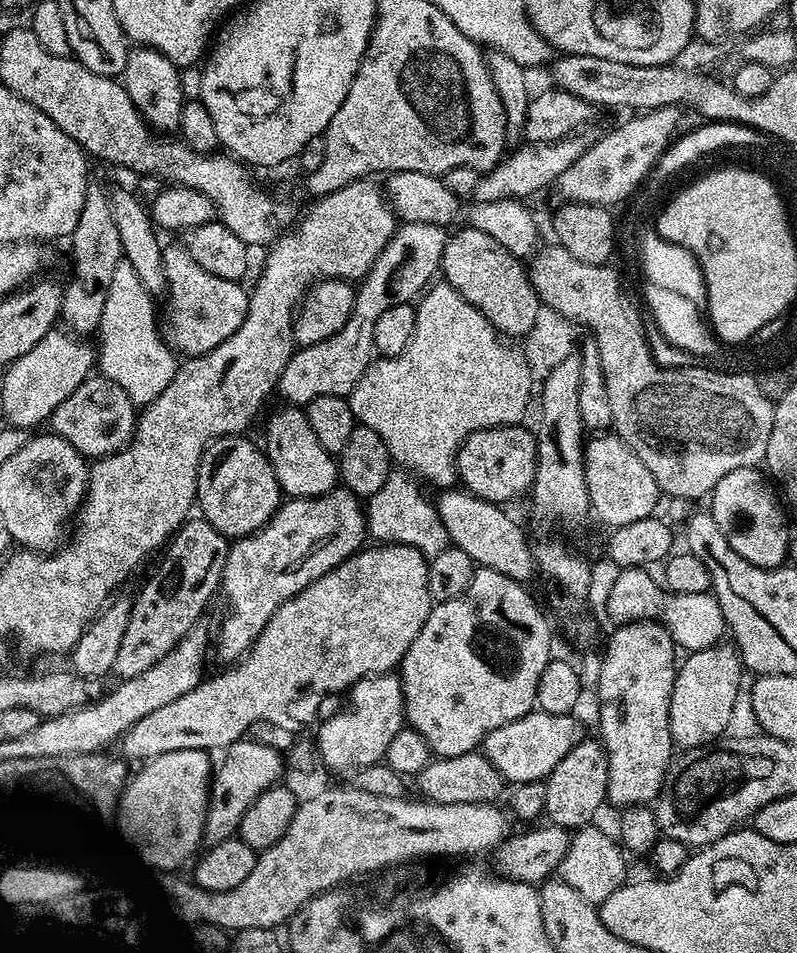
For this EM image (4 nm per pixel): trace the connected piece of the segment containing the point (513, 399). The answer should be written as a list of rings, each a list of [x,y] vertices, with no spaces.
[[[443,282],[437,284],[437,288],[435,286],[429,287],[419,301],[416,308],[416,330],[412,335],[410,346],[406,346],[406,350],[401,356],[385,356],[373,359],[347,397],[350,410],[356,416],[357,421],[361,424],[370,425],[372,429],[379,433],[386,442],[386,446],[396,451],[395,463],[406,466],[407,471],[412,474],[415,474],[419,468],[443,470],[447,473],[457,463],[460,445],[472,432],[481,432],[483,428],[499,428],[503,425],[519,425],[524,420],[522,419],[523,416],[528,412],[527,370],[516,361],[515,356],[508,349],[500,345],[499,338],[501,339],[501,337],[498,335],[497,329],[492,327],[492,323],[473,304],[466,302],[466,298],[458,295],[449,284]]]

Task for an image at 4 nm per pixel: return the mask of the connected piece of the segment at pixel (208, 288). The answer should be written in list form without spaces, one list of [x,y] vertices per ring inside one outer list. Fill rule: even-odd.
[[[164,248],[164,288],[168,292],[168,321],[163,321],[162,335],[169,345],[181,357],[195,358],[213,352],[218,345],[226,342],[240,329],[248,317],[249,293],[240,289],[235,280],[218,278],[218,274],[210,274],[210,270],[202,270],[194,258],[190,258],[187,248]]]

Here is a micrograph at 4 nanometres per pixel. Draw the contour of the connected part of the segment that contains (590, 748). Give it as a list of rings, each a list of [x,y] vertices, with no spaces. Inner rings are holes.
[[[581,742],[558,762],[558,766],[546,778],[547,819],[559,828],[579,830],[591,825],[596,811],[608,800],[608,753],[599,743]]]

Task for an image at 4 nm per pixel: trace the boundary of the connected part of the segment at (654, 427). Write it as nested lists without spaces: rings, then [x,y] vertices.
[[[556,242],[553,248],[544,248],[539,252],[540,249],[530,260],[530,275],[532,277],[532,285],[536,288],[536,293],[540,295],[541,301],[547,307],[553,308],[557,312],[558,316],[564,316],[569,322],[581,320],[582,323],[588,324],[593,338],[596,339],[593,340],[594,347],[596,347],[600,355],[600,365],[602,366],[606,392],[609,394],[610,409],[613,411],[612,423],[614,425],[615,435],[636,453],[636,457],[646,466],[646,470],[650,470],[650,474],[654,474],[656,484],[659,485],[661,493],[668,495],[669,492],[672,496],[685,496],[688,500],[694,496],[707,497],[715,485],[732,470],[751,468],[759,465],[763,461],[764,455],[766,454],[766,446],[770,442],[770,430],[774,422],[774,404],[760,390],[755,379],[749,378],[744,374],[731,376],[728,372],[715,372],[712,368],[698,368],[699,366],[664,368],[652,357],[651,346],[648,344],[647,334],[644,332],[644,320],[642,316],[636,313],[635,306],[628,301],[628,296],[624,293],[623,286],[620,285],[620,276],[612,269],[612,266],[578,262],[578,258],[574,258],[574,254],[570,254],[570,250],[565,248],[563,243],[560,242]]]

